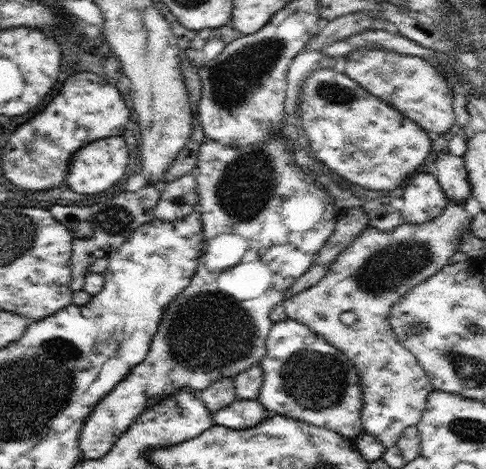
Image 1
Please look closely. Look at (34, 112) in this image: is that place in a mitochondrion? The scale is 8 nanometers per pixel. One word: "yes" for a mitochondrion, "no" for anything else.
no

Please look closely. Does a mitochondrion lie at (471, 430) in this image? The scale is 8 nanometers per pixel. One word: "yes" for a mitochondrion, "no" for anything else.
yes

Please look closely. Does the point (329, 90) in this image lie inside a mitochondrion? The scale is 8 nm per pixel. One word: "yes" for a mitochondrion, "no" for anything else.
yes

